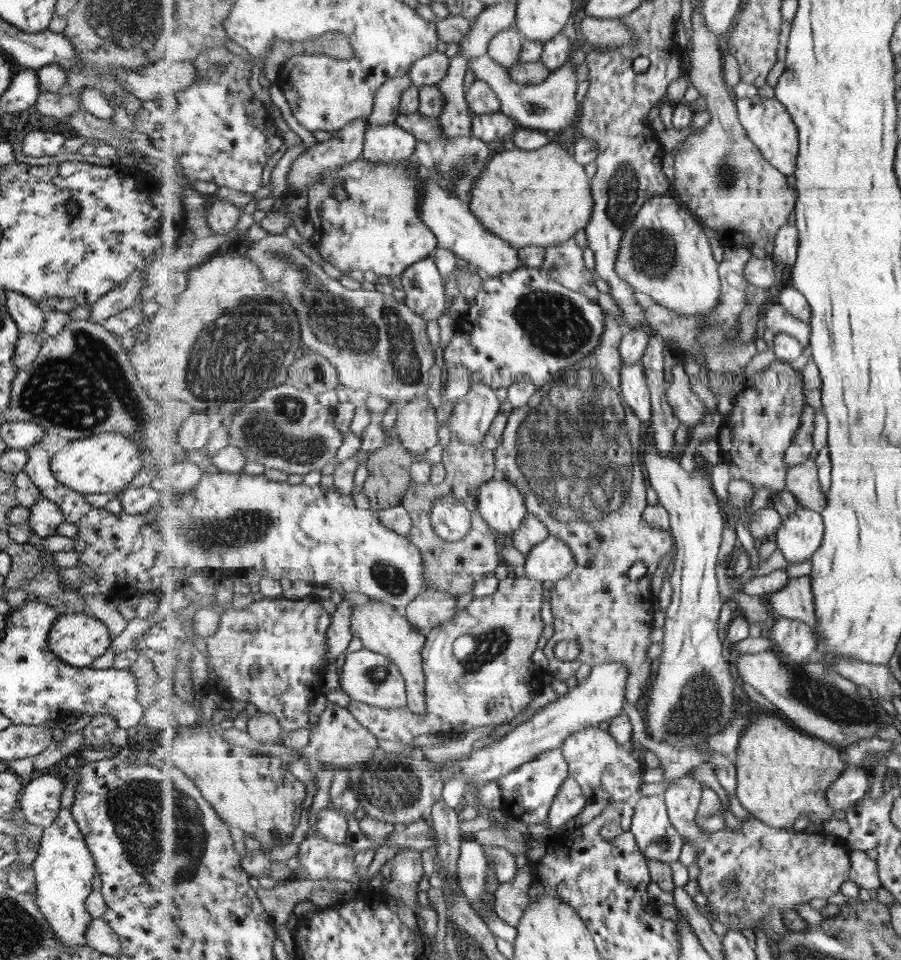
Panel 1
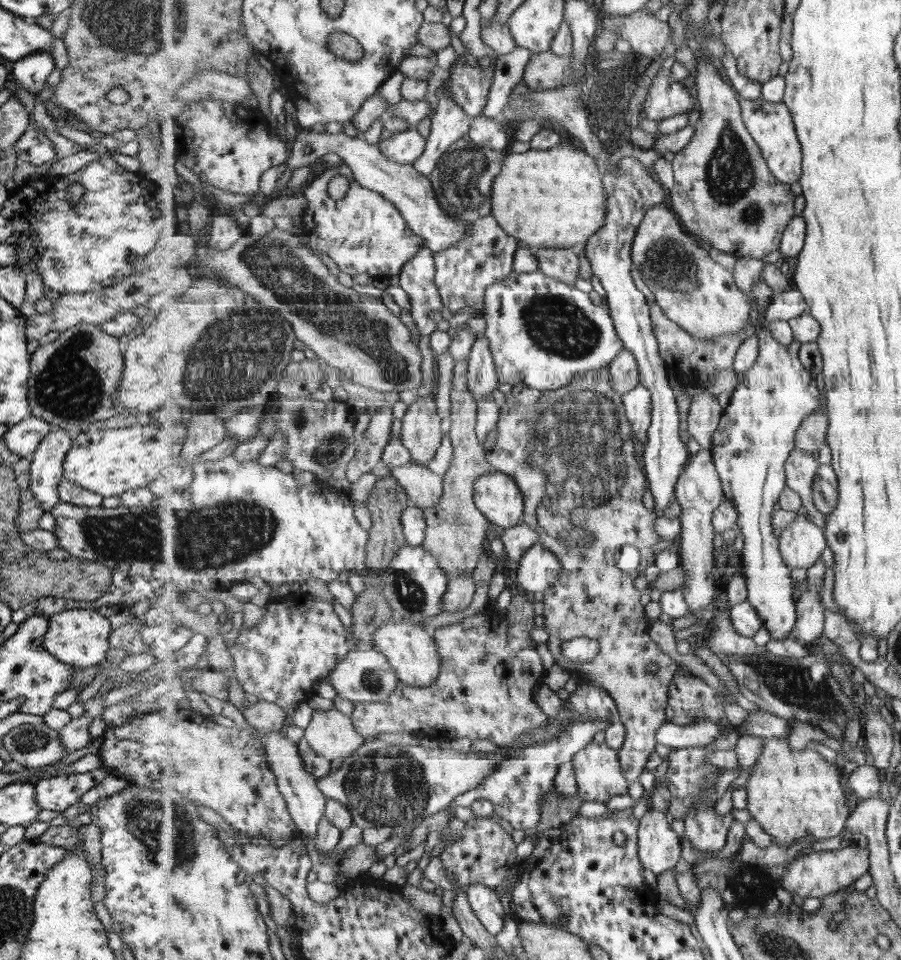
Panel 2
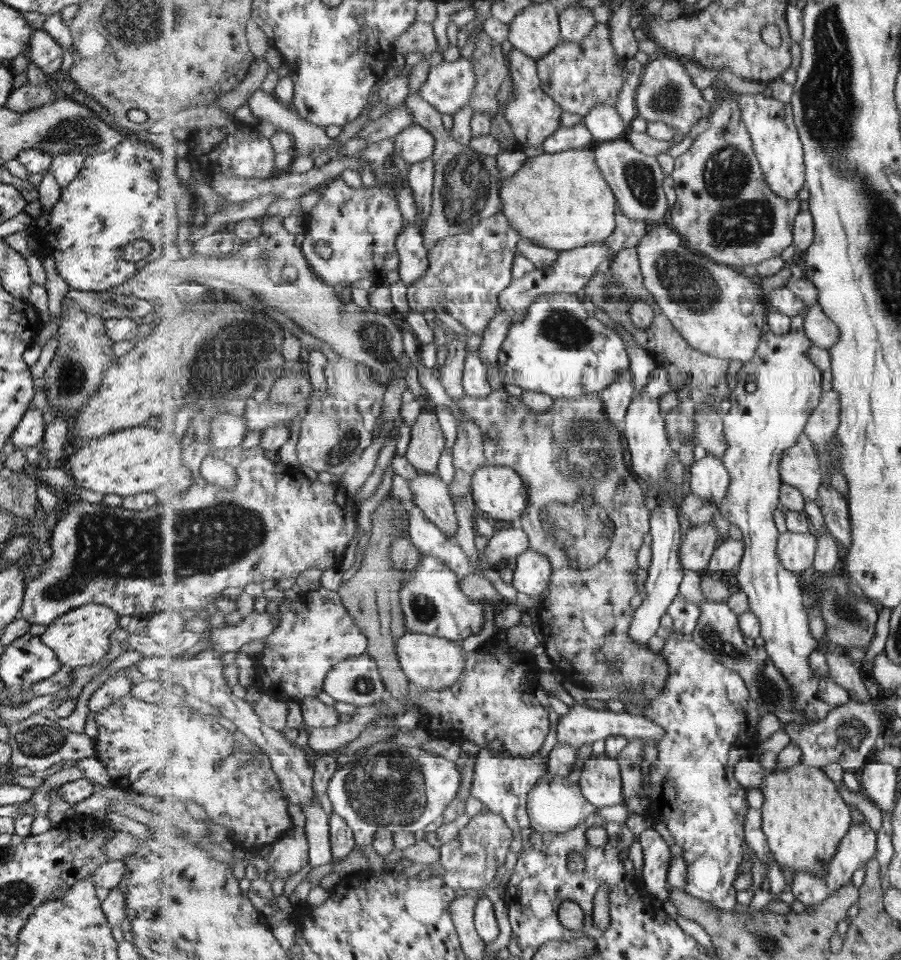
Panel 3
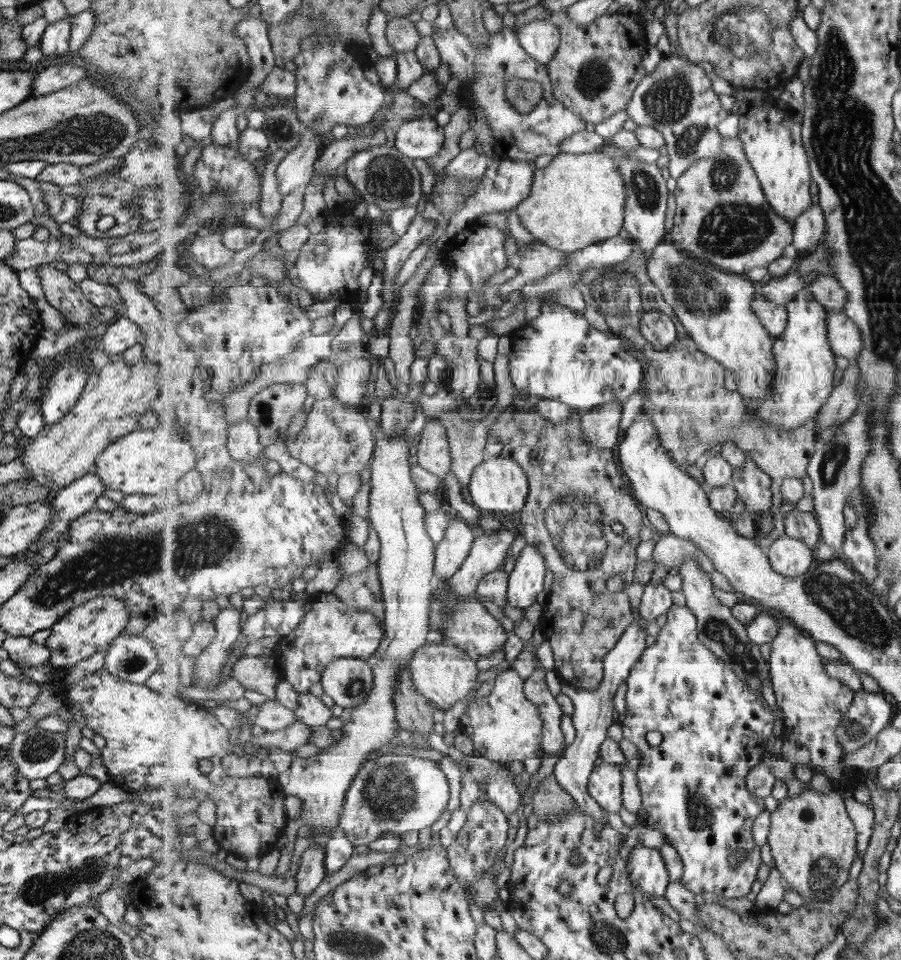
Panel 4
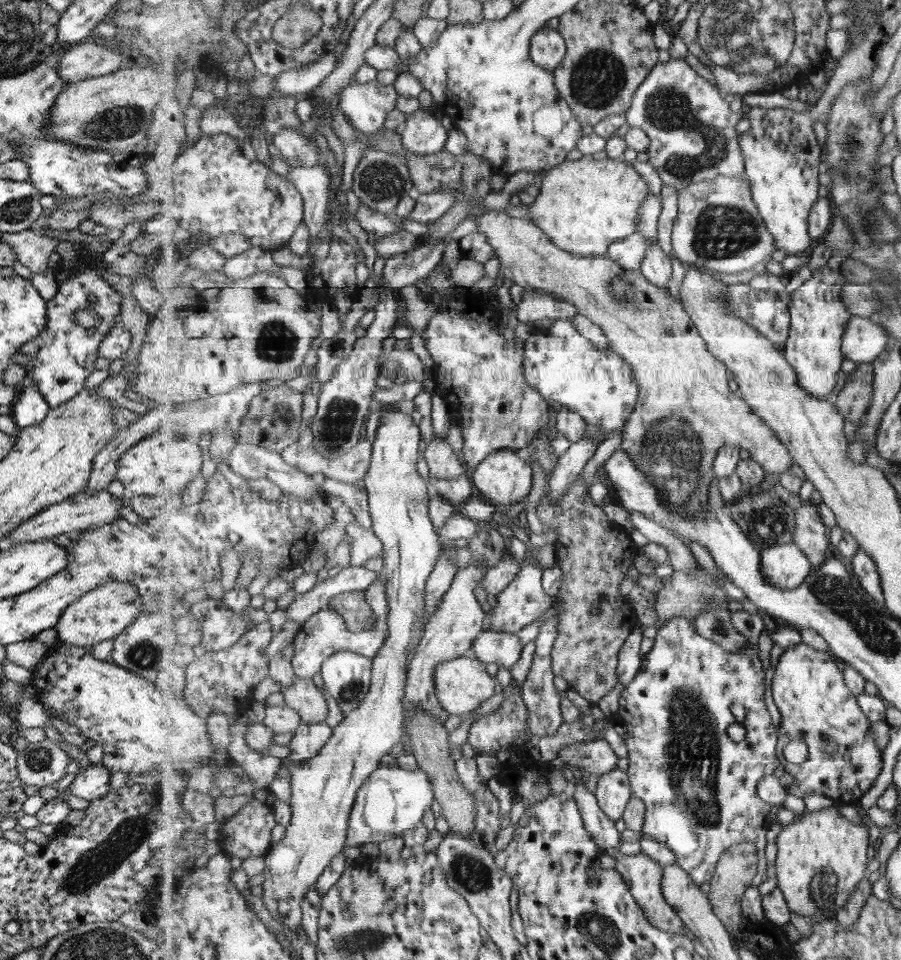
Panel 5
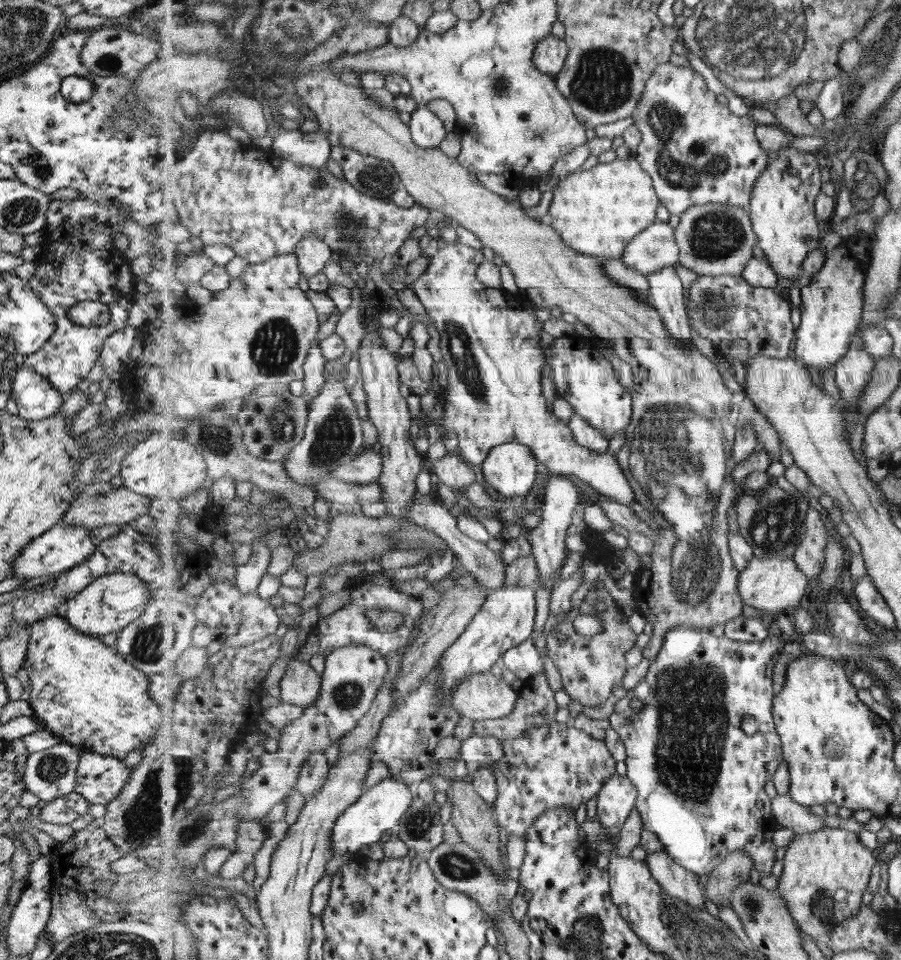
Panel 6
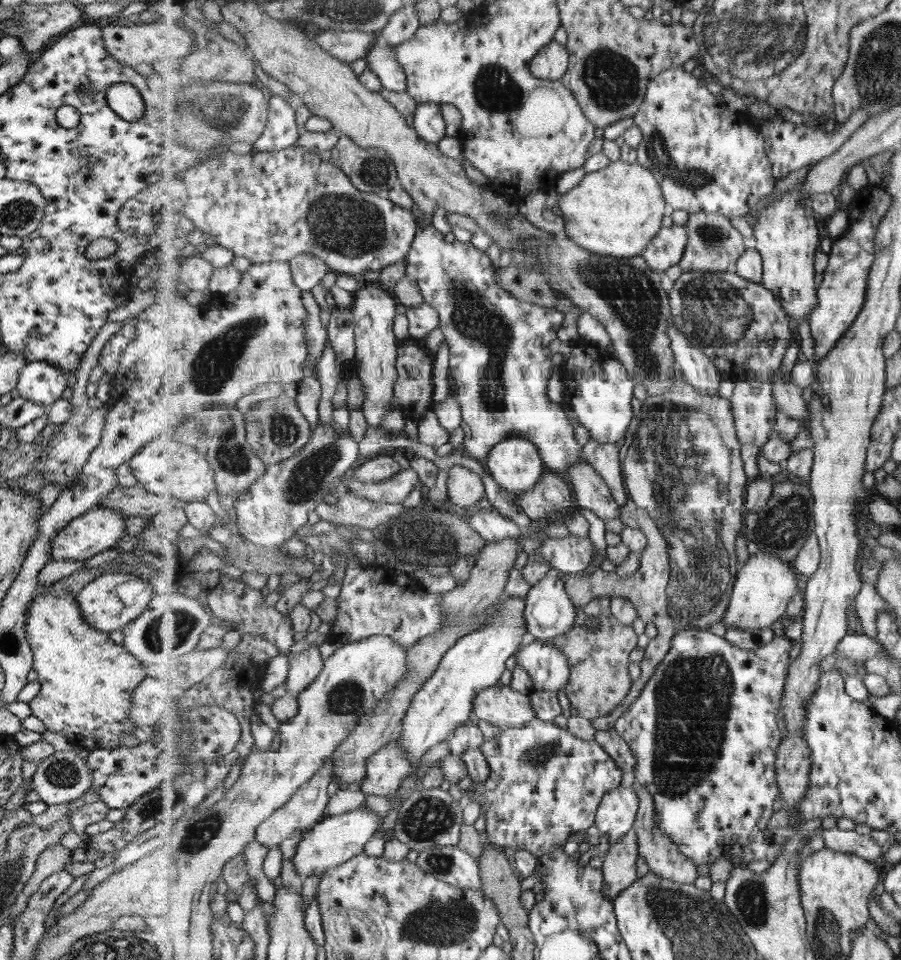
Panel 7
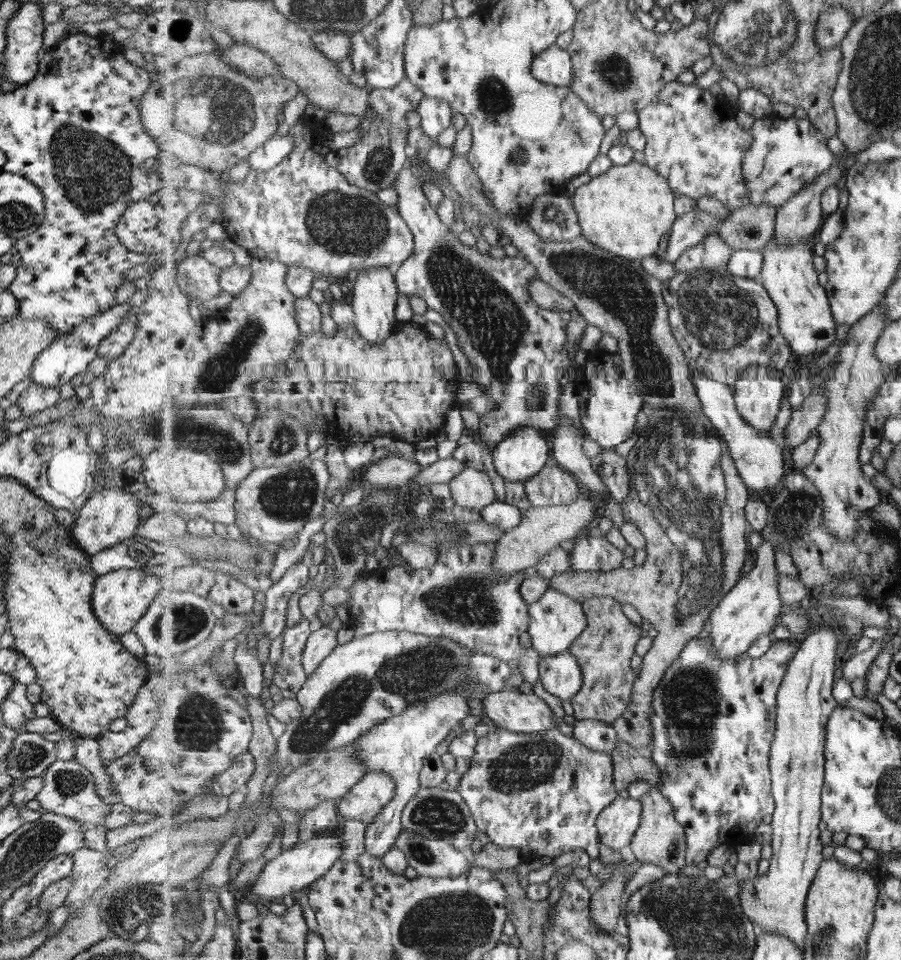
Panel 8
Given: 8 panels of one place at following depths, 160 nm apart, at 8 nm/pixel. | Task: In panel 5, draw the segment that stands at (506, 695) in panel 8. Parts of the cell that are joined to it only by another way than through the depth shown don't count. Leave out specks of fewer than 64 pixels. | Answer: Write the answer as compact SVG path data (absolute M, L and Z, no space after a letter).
M466 657L440 662L436 666L434 679L435 685L437 685L437 697L439 697L441 705L445 707L447 713L459 717L473 714L473 711L479 708L485 700L495 697L498 682L487 672L483 661L479 658L471 659Z

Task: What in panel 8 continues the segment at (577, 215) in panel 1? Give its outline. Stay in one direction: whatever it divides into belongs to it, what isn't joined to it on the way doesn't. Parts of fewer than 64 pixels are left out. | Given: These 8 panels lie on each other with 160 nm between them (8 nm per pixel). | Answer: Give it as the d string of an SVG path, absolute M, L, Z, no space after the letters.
M634 160L625 166L613 165L605 174L592 177L587 184L580 186L572 196L584 238L619 257L639 261L656 256L663 236L668 232L671 234L673 225L679 218L675 214L675 198L676 194L667 178L645 162Z

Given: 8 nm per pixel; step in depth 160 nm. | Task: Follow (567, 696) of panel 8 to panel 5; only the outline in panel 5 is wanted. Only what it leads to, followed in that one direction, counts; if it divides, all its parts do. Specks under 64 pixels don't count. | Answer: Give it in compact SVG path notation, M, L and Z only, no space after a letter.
M483 629L472 644L474 654L485 664L496 664L497 667L510 669L519 662L523 646L517 634L490 631Z

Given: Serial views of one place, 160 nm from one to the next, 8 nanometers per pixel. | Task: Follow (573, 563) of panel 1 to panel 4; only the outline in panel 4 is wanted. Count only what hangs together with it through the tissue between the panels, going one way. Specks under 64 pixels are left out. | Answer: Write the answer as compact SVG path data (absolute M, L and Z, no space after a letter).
M527 544L510 572L508 582L510 606L518 607L523 614L527 614L527 608L537 605L539 594L543 592L547 569L539 549L532 544Z

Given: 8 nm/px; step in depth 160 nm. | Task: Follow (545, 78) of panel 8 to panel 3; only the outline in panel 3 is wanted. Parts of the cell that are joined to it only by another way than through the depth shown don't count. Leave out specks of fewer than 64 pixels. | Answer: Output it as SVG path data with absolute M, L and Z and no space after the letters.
M548 2L532 4L510 24L508 40L514 48L538 61L562 42L560 12Z

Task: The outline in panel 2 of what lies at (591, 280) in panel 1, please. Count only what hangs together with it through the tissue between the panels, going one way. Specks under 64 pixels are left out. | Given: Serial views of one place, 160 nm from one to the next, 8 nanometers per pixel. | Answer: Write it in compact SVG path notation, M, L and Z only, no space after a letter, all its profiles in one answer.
M553 248L536 250L540 270L547 276L574 285L579 280L579 256L576 250Z

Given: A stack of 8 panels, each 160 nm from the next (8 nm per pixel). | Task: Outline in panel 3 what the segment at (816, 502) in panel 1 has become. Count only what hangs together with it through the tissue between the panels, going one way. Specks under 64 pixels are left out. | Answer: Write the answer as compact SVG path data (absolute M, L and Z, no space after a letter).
M803 433L798 444L788 449L780 462L783 482L799 489L806 500L819 498L824 480L816 447Z

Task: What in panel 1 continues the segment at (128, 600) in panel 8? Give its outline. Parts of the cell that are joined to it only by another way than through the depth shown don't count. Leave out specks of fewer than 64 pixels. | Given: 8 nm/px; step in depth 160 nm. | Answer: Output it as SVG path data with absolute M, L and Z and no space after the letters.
M66 612L52 622L46 643L59 660L70 667L83 668L107 650L111 638L100 620Z

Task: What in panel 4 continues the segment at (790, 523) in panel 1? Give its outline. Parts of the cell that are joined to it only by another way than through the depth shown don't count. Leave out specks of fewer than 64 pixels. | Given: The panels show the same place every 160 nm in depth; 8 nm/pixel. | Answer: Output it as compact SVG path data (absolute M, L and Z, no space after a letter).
M780 536L769 547L772 566L779 574L798 577L814 567L813 549L803 540Z

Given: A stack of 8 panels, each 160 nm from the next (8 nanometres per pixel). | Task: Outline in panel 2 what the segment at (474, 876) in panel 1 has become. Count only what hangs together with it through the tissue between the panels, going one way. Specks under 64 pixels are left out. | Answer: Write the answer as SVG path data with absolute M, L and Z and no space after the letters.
M483 883L467 884L467 898L483 926L497 936L505 930L506 910L494 887Z

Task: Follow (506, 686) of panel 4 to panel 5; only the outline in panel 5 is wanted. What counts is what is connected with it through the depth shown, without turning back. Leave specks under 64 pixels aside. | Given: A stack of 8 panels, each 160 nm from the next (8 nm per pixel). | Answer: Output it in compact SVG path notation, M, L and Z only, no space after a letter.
M513 680L504 689L505 700L492 714L479 717L468 732L467 746L470 751L499 751L507 749L515 738L527 733L529 710L521 698L522 687Z

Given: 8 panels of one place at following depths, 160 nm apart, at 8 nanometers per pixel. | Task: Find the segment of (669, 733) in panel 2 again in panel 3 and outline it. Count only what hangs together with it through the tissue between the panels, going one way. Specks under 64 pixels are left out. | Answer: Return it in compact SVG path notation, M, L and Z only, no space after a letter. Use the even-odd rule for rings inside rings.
M583 704L570 707L570 711L559 720L555 732L557 733L556 740L560 744L568 744L577 751L584 744L593 744L597 740L607 740L613 736L623 736L633 740L636 738L659 740L665 737L665 728L661 728L659 724L645 716L637 716L627 711L617 713L610 709L595 710L595 708ZM482 748L476 757L474 775L469 788L470 797L478 798L486 809L501 815L507 825L517 833L531 827L528 811L528 794L533 787L547 775L548 762L537 752L531 758L515 758L509 754L494 754L488 748Z

